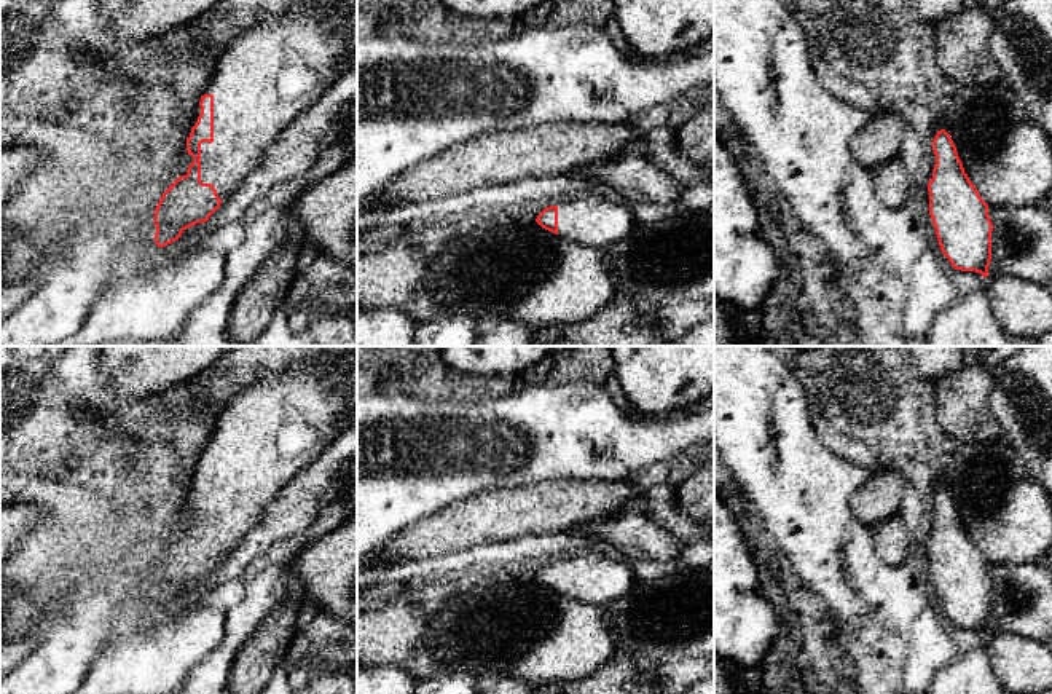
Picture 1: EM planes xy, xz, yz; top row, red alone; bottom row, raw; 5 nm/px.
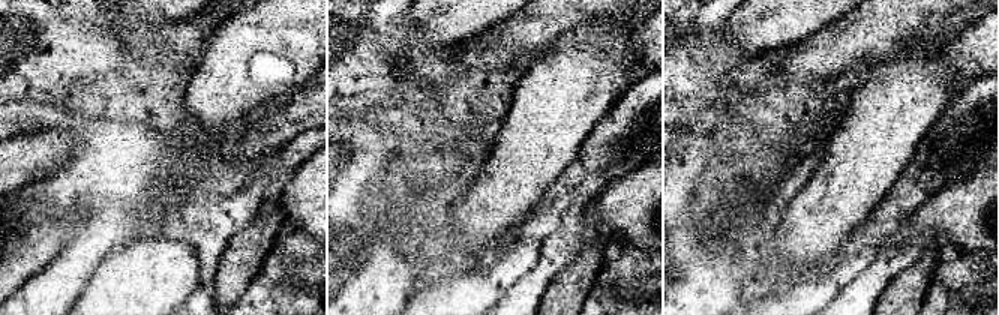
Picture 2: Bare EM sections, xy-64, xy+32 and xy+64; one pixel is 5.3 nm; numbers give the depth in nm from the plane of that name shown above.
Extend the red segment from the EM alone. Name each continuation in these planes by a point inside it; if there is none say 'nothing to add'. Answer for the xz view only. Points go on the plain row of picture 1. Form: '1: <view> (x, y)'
1: xz (596, 579)

